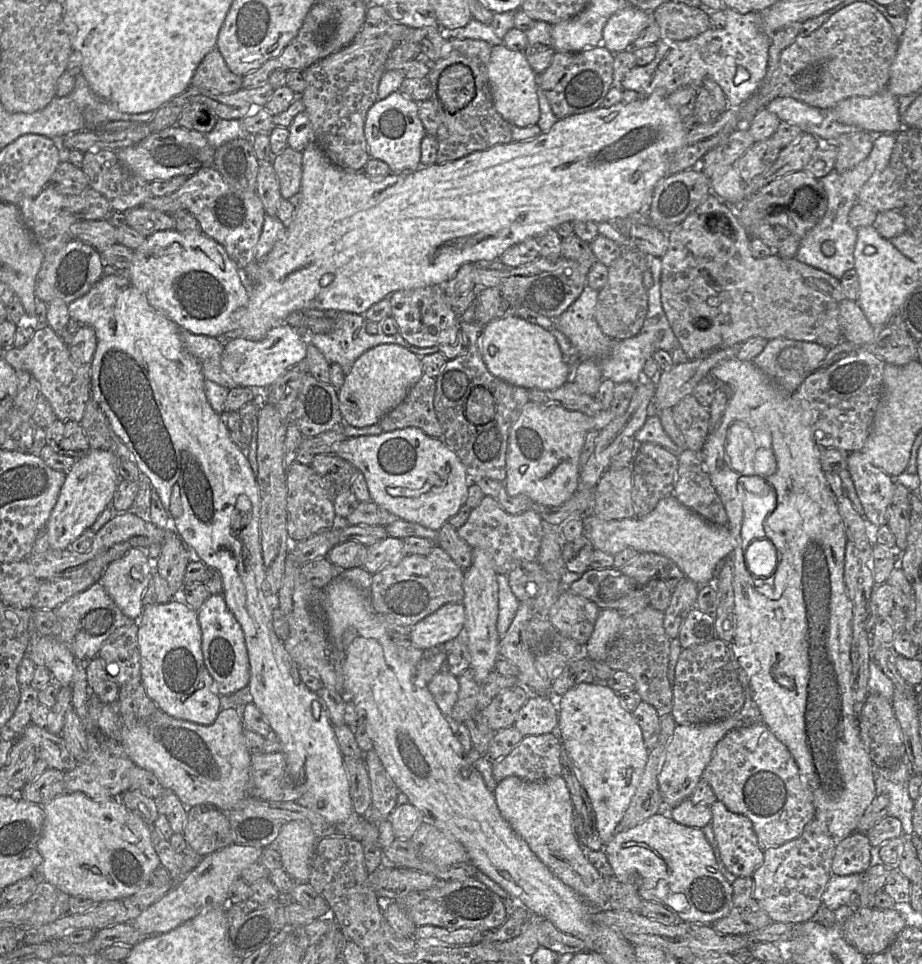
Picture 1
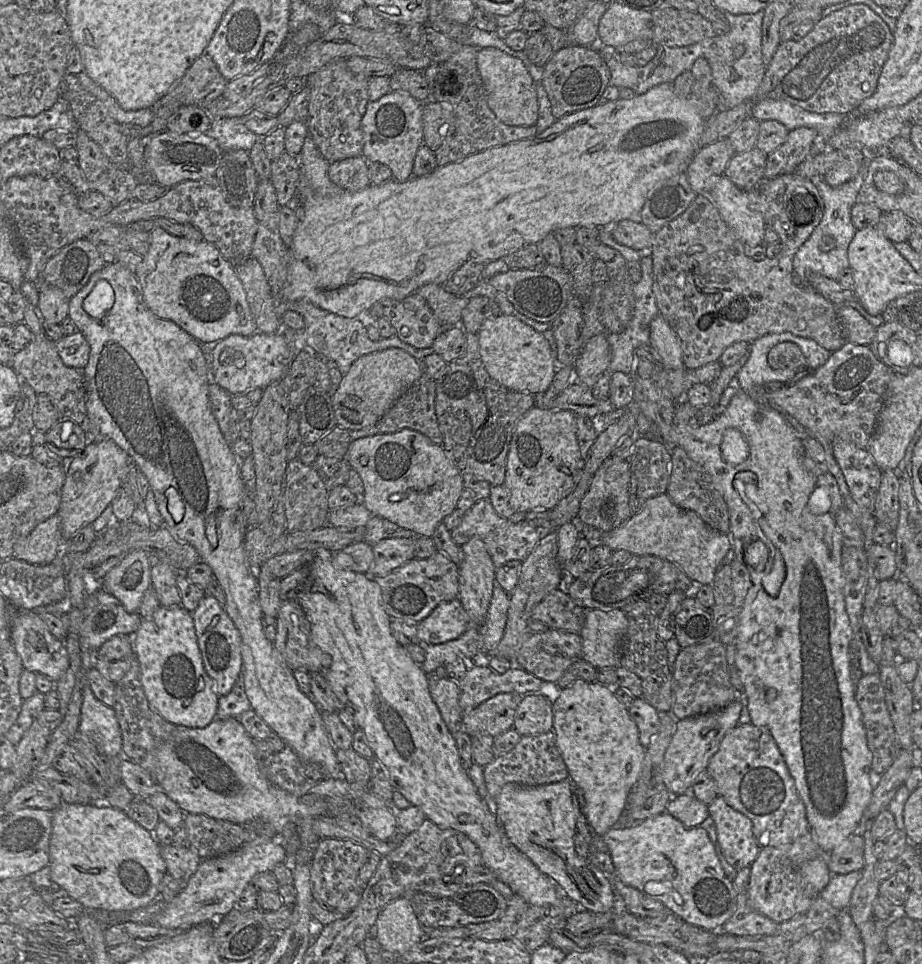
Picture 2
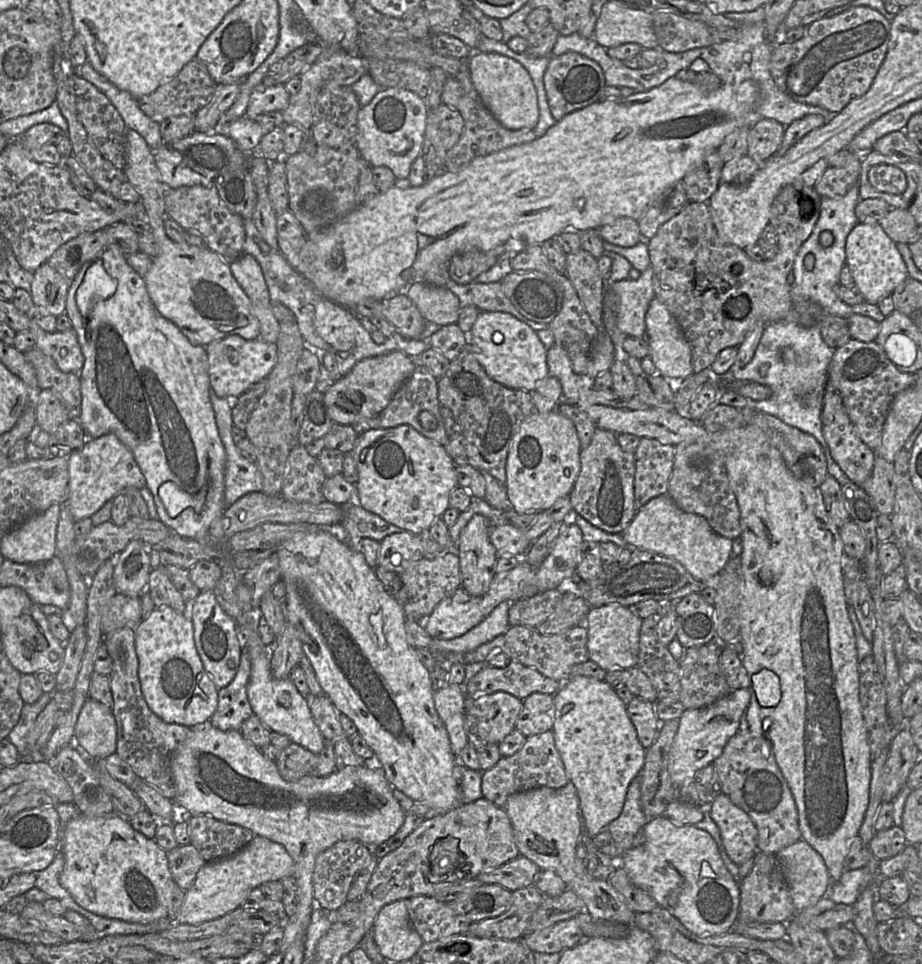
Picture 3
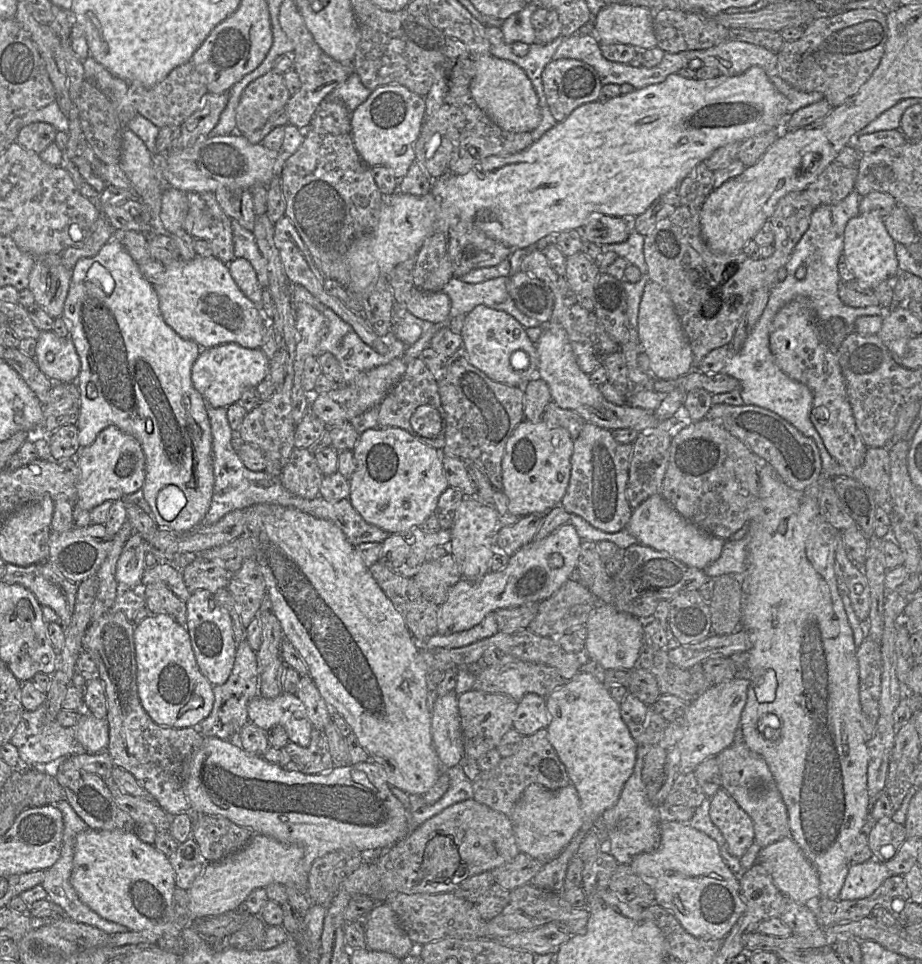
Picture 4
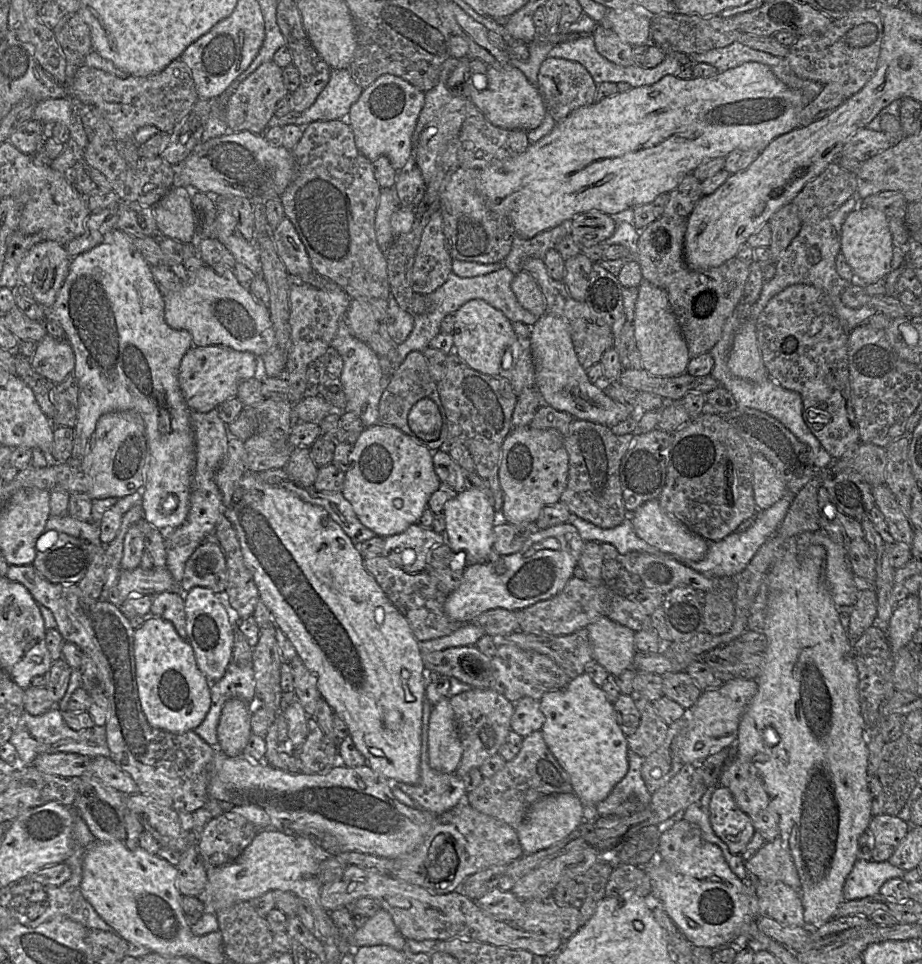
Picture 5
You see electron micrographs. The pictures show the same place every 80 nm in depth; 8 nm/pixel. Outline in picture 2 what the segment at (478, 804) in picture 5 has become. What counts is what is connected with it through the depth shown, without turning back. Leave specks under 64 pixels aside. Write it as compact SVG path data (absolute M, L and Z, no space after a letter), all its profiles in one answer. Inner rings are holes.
M553 731L539 735L521 736L520 741L511 751L495 757L484 767L486 788L493 799L500 794L502 787L510 782L525 786L537 786L568 778L569 772L557 746Z

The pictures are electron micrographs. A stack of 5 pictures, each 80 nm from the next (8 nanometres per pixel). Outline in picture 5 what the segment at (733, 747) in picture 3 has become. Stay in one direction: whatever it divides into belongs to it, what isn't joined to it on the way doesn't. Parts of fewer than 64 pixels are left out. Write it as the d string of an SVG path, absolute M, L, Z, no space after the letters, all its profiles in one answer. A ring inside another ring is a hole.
M734 756L731 757L724 766L719 785L726 787L731 792L739 808L751 818L755 831L758 831L766 842L779 837L779 815L771 807L763 780L752 763Z

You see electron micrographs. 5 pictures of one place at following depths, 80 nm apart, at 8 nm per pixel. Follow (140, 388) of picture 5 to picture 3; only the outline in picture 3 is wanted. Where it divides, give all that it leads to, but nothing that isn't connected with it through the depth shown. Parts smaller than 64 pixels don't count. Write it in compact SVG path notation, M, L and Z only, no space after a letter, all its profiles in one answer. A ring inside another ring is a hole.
M117 245L106 247L100 259L94 262L87 262L81 267L75 278L70 282L65 314L71 322L72 330L76 333L84 356L84 365L79 372L82 404L78 422L86 435L96 439L102 435L113 433L129 448L145 477L146 487L153 495L159 516L158 520L183 538L210 546L221 546L221 542L229 537L211 536L210 526L223 515L227 507L224 502L226 452L219 436L214 411L210 402L208 360L205 347L192 344L177 326L159 314L148 295L144 278L128 265L126 256Z

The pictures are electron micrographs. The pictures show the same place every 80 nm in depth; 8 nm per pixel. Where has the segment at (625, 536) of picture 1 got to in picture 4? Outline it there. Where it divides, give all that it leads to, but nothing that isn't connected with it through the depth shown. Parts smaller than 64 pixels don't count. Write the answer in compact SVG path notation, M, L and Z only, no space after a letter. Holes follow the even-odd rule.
M653 495L633 510L626 527L639 544L666 552L686 566L703 570L716 561L725 540L710 535L682 517L662 495Z

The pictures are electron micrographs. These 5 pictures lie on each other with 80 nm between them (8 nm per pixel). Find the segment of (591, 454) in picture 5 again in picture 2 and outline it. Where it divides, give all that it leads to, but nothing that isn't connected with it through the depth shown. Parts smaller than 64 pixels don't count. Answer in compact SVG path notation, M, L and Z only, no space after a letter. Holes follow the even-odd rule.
M612 454L598 468L590 487L580 502L579 520L602 532L609 532L623 525L632 515L630 506L630 467L628 459Z

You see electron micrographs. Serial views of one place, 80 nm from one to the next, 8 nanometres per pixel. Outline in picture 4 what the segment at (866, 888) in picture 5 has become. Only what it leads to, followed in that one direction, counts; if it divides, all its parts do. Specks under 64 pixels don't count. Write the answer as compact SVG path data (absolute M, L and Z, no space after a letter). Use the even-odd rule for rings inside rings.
M875 859L853 864L849 868L838 900L858 900L872 896L892 875L885 863Z

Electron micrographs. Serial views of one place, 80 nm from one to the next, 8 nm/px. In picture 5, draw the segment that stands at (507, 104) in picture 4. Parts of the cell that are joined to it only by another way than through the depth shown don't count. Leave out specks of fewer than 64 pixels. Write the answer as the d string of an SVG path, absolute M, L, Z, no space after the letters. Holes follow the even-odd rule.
M507 64L501 69L487 67L487 87L477 90L471 82L470 100L493 125L508 130L531 131L543 121L547 109L538 88L532 85L521 70Z

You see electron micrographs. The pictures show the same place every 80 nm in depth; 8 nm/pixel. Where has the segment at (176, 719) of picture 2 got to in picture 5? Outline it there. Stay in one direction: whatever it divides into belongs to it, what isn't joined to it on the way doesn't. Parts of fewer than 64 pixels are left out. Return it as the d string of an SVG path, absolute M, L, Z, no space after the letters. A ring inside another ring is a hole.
M160 617L146 620L134 631L134 657L138 697L149 725L174 734L182 734L199 726L211 705L211 682L198 668L191 644L180 637L174 625Z

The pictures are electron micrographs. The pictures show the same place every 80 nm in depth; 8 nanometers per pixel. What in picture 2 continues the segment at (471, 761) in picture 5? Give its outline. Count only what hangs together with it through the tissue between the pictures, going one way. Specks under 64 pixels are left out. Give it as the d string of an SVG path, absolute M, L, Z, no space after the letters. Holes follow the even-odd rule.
M499 693L463 713L462 728L470 736L487 733L496 737L513 728L515 714L523 695Z

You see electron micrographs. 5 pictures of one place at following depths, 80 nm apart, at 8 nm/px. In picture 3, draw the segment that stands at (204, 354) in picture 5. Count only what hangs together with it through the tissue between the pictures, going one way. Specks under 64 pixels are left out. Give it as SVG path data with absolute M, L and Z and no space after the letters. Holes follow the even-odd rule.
M237 335L227 336L205 347L211 389L220 398L236 400L251 385L266 380L277 361L277 344L260 338L245 340Z

